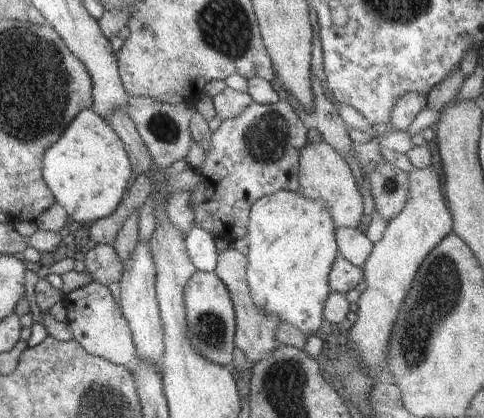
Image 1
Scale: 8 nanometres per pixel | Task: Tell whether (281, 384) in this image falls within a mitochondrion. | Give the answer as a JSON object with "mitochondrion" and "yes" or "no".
{"mitochondrion":"yes"}

